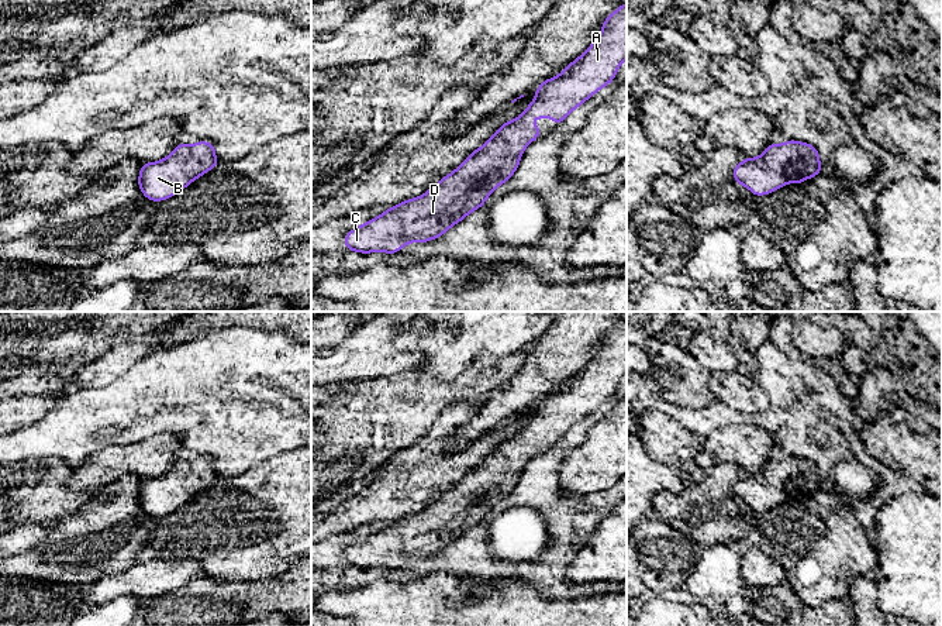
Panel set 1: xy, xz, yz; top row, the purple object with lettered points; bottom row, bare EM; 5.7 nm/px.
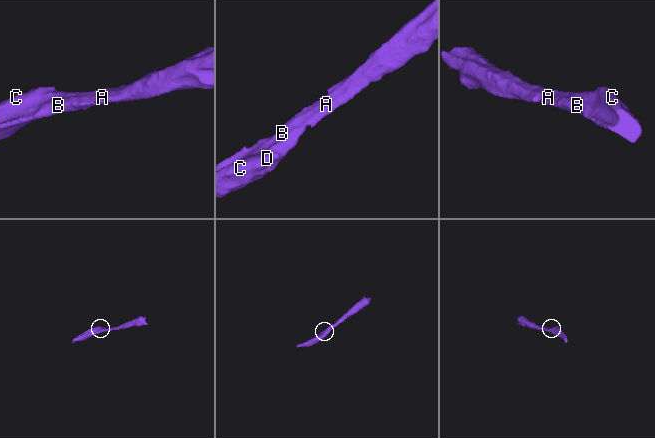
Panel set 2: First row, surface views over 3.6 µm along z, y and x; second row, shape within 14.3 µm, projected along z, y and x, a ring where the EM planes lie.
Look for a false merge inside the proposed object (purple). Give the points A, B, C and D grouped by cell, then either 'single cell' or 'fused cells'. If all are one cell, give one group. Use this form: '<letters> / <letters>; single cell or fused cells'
A B C D; single cell

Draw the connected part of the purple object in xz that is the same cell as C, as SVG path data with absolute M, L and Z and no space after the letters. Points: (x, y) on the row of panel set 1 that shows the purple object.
M627 3L604 20L601 34L579 58L558 76L539 85L534 100L517 118L504 123L484 145L475 149L455 171L444 176L424 195L401 202L351 230L344 237L346 250L362 254L396 254L410 243L427 243L445 234L452 226L482 207L491 192L514 175L521 154L541 134L538 124L531 123L531 118L553 118L555 124L559 125L574 109L611 83L625 59Z

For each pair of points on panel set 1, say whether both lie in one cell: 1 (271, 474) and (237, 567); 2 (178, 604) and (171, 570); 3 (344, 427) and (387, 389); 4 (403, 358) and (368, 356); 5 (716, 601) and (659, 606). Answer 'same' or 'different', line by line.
1: same
2: different
3: same
4: same
5: different

